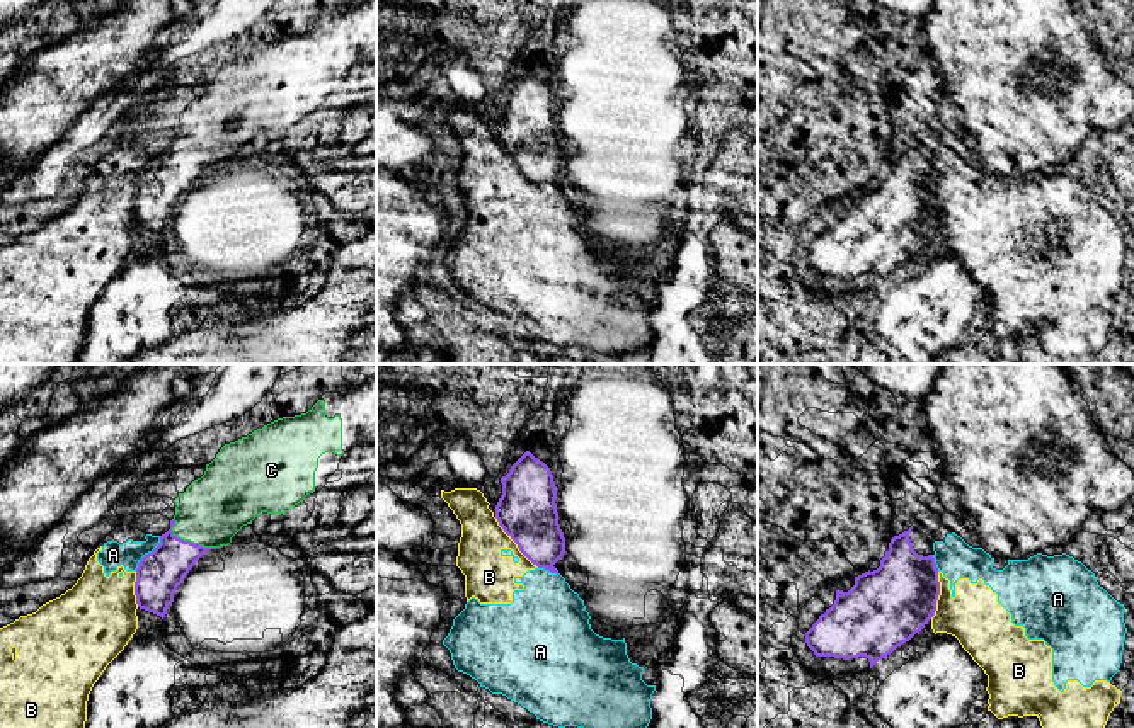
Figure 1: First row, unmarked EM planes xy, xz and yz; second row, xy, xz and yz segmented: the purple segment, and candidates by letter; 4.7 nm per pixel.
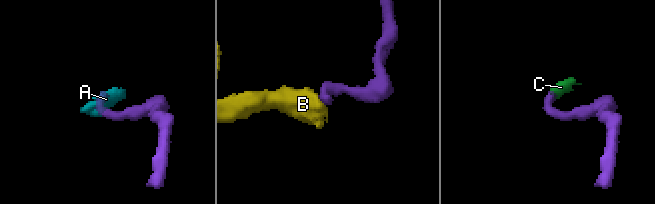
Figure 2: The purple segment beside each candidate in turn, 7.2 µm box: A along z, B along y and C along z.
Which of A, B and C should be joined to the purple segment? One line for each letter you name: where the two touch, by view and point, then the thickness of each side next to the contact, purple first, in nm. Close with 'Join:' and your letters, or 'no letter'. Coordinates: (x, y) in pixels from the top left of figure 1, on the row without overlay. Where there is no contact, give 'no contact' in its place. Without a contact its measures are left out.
C: meets purple in xy at (188, 160); 220 nm thick on the purple side, 320 nm on the other
Join: C

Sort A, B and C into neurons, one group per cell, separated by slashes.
A B / C

